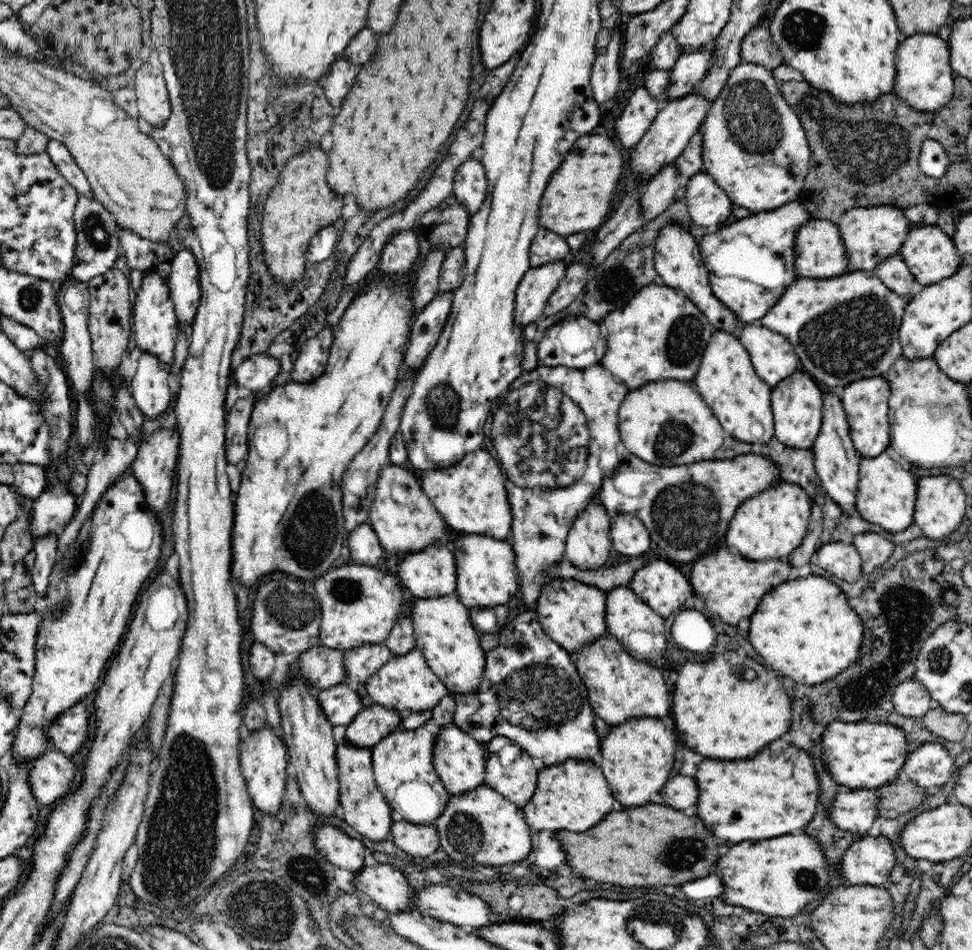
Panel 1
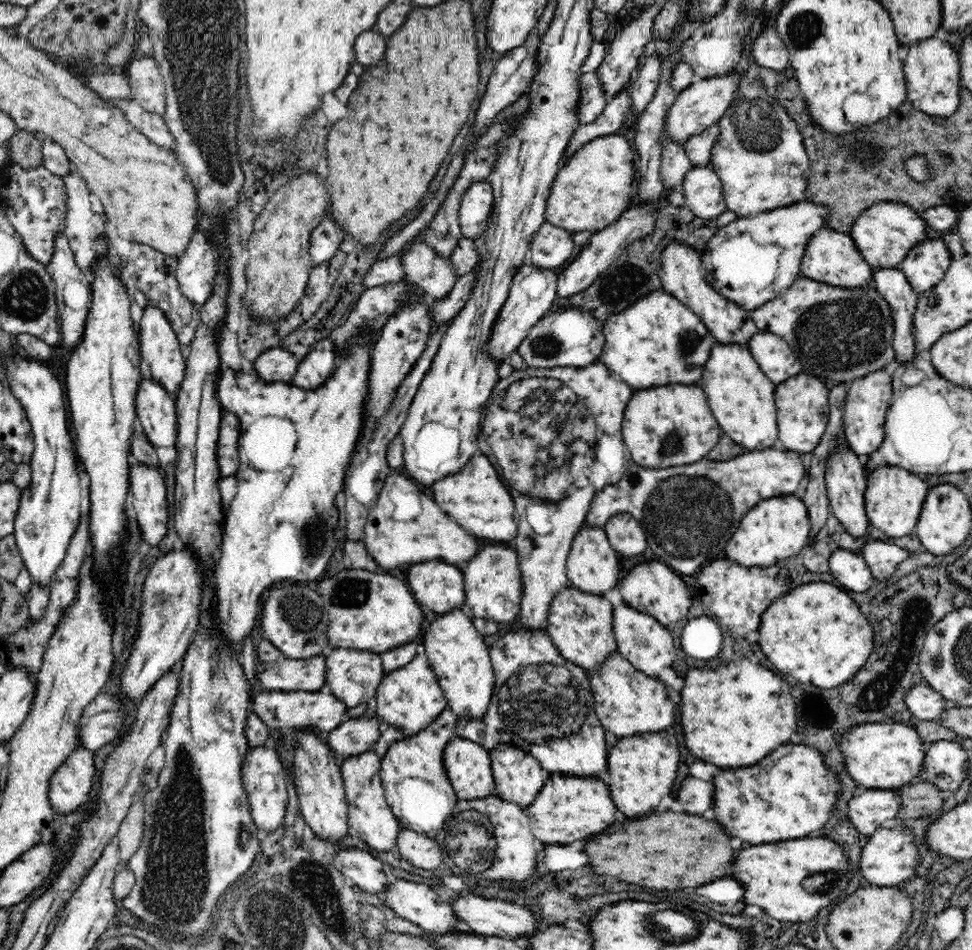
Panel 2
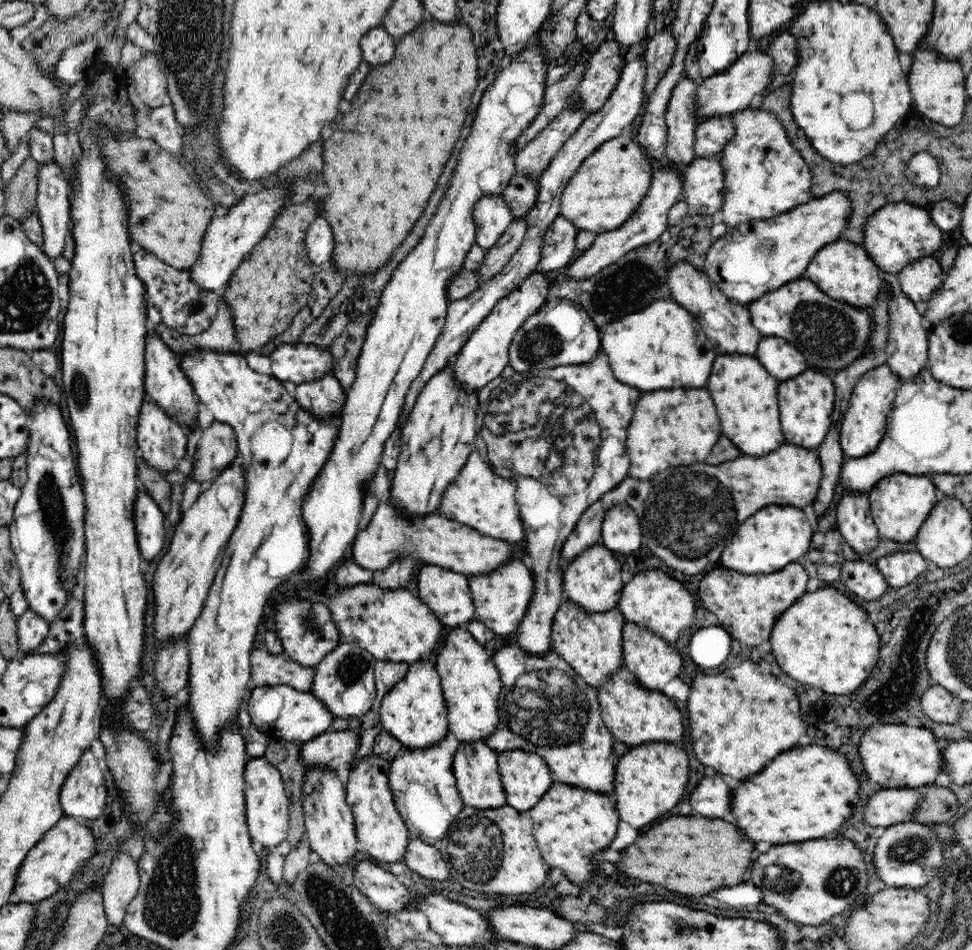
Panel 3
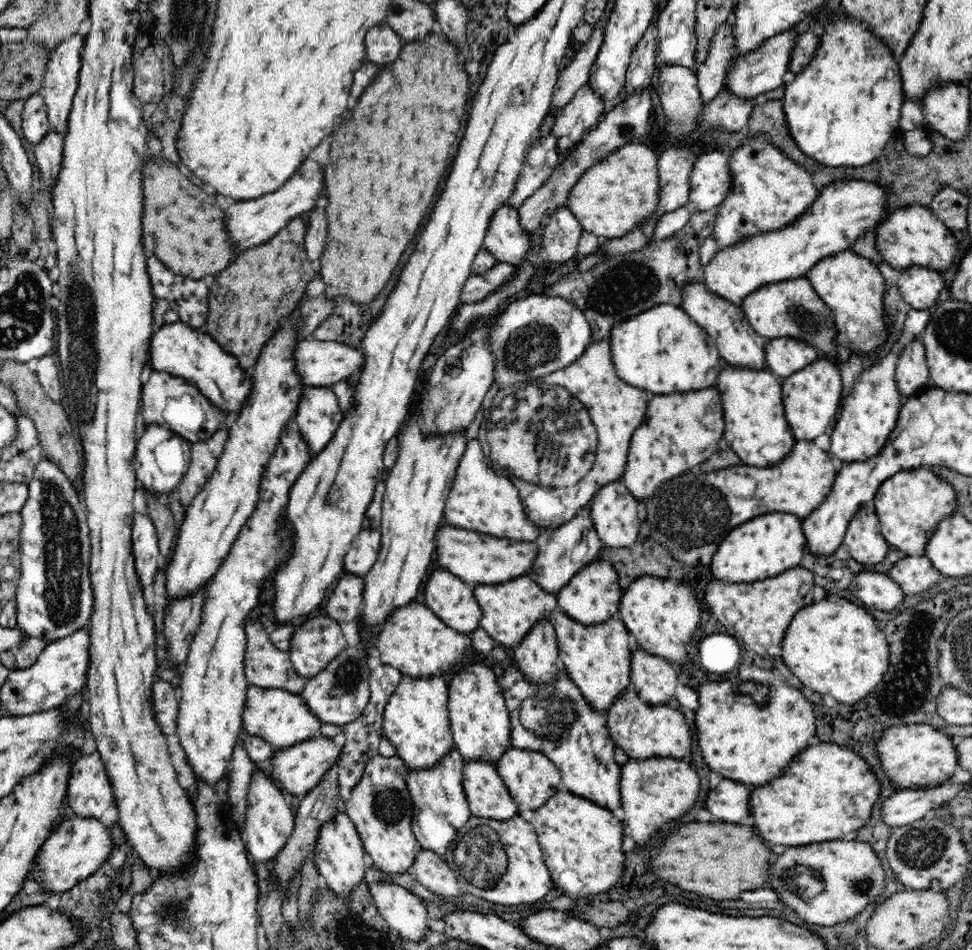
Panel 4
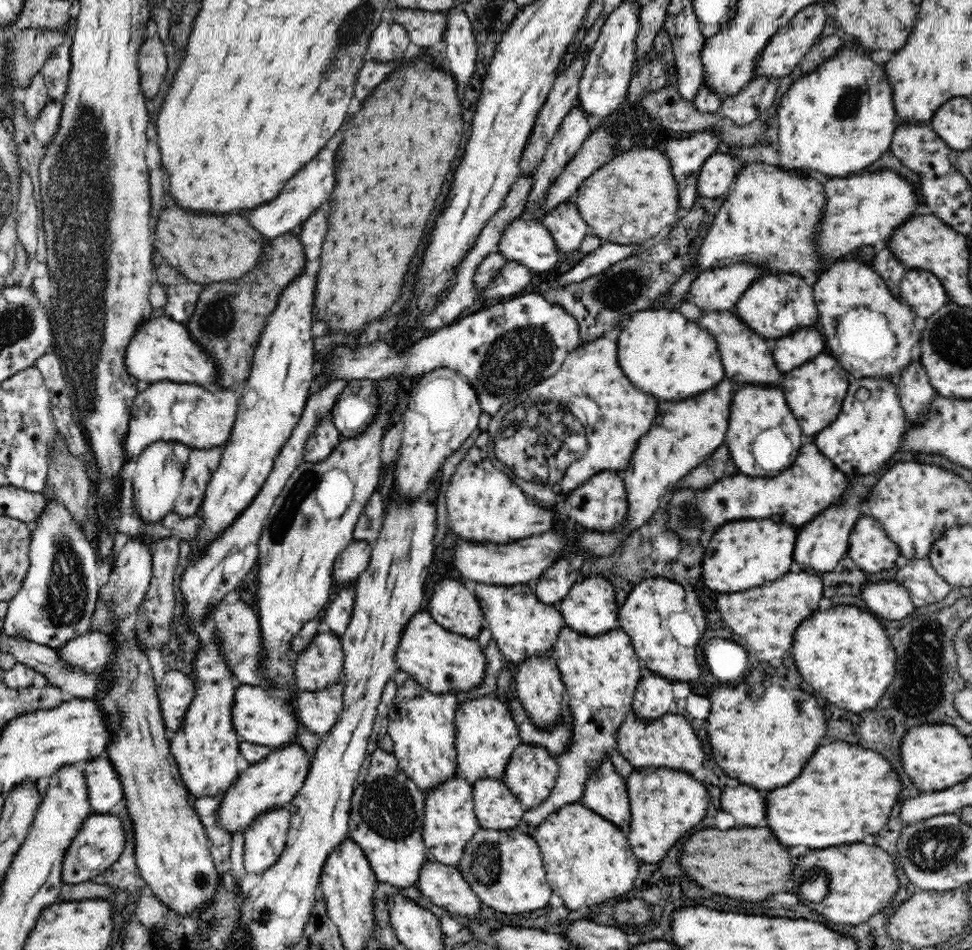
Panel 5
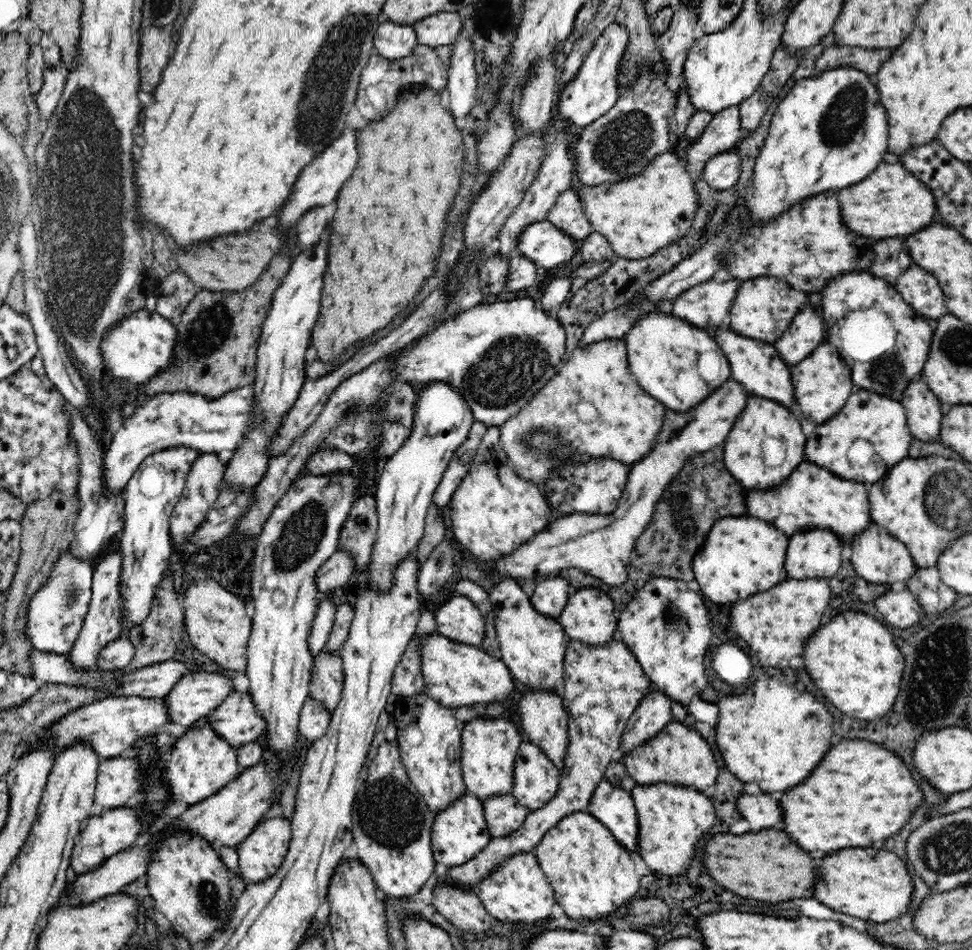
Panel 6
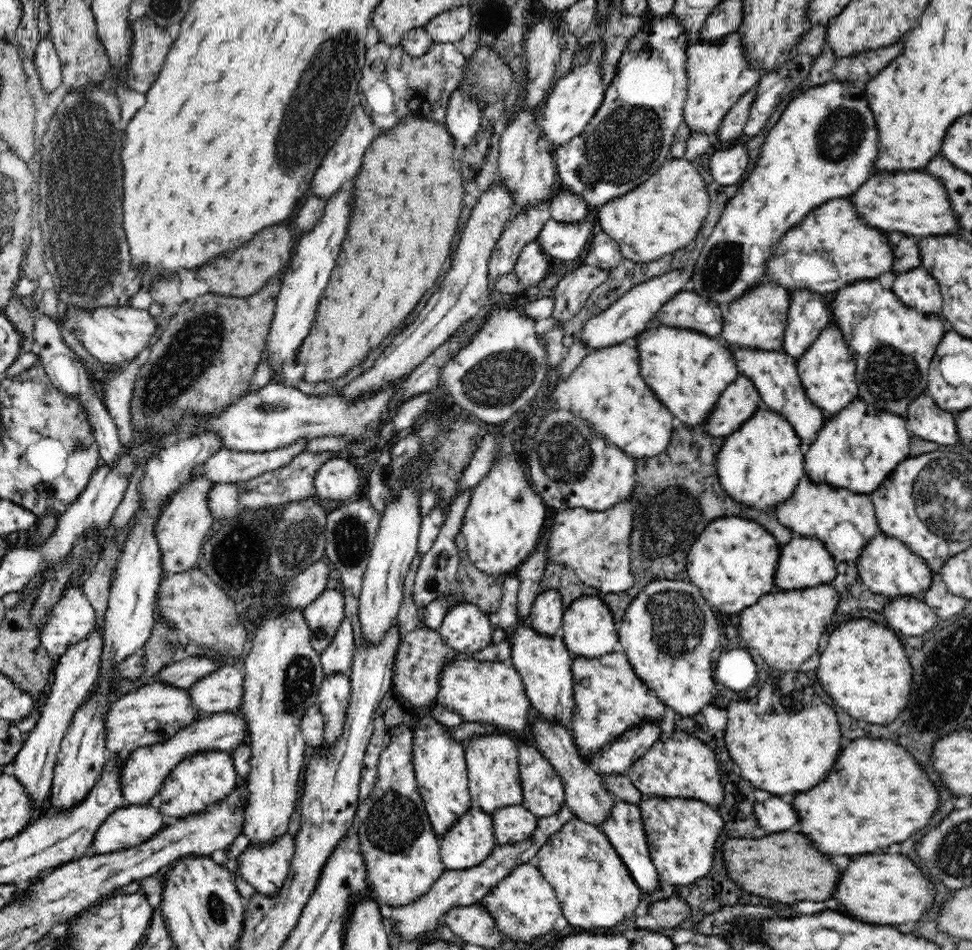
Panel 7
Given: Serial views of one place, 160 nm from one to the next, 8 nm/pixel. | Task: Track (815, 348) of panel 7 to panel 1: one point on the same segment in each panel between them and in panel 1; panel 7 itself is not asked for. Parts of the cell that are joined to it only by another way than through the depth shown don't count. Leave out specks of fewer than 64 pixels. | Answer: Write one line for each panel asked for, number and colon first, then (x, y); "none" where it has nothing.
1: (797, 401)
2: (803, 409)
3: (806, 402)
4: (812, 397)
5: (816, 401)
6: (822, 382)

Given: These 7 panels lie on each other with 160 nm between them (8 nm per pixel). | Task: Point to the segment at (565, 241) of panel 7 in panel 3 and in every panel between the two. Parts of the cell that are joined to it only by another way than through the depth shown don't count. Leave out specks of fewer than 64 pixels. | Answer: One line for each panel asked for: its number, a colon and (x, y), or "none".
3: (492, 215)
4: (506, 240)
5: (527, 241)
6: (547, 246)

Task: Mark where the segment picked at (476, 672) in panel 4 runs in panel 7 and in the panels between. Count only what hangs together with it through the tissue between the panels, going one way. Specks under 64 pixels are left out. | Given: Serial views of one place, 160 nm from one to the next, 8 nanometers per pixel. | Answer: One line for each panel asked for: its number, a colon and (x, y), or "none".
5: (486, 736)
6: (490, 745)
7: (492, 761)

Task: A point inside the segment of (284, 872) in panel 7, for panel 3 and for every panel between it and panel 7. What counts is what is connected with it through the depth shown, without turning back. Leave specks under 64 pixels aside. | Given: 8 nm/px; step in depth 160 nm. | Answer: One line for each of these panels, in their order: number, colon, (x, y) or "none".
3: (267, 814)
4: (269, 821)
5: (264, 840)
6: (260, 854)

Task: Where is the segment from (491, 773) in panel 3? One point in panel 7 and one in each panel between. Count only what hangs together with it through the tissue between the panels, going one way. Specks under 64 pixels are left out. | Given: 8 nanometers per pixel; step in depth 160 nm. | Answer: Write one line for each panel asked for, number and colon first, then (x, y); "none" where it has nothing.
4: (487, 795)
5: (497, 808)
6: (504, 814)
7: (512, 824)

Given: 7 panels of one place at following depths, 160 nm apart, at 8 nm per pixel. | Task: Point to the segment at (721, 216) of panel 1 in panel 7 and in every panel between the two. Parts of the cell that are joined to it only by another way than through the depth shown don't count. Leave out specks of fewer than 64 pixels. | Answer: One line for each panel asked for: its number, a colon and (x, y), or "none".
2: (702, 191)
3: (703, 181)
4: (710, 181)
5: (718, 174)
6: (722, 172)
7: (728, 166)

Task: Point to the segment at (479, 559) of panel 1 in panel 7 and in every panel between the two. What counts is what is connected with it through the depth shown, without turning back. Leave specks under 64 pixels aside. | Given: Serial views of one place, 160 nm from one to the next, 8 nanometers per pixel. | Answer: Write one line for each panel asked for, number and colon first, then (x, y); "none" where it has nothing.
2: (493, 589)
3: (500, 598)
4: (510, 610)
5: (523, 627)
6: (533, 647)
7: (544, 663)

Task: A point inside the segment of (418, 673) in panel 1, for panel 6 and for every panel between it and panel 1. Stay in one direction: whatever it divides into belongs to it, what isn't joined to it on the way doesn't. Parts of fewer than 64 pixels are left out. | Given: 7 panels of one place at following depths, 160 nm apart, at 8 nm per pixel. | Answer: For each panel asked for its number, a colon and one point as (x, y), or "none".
2: (410, 698)
3: (414, 712)
4: (415, 720)
5: (421, 724)
6: (429, 736)

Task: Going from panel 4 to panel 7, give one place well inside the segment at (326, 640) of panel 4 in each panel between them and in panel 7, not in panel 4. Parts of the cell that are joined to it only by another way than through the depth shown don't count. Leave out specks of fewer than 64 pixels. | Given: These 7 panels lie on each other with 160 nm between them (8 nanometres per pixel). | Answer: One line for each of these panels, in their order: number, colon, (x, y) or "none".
5: (322, 663)
6: (326, 685)
7: (334, 696)

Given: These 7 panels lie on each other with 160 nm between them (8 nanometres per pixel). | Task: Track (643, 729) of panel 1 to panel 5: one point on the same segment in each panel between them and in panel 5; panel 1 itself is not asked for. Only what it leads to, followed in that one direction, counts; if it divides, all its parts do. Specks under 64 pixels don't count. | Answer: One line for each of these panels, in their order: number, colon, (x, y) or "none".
2: (642, 769)
3: (650, 779)
4: (656, 791)
5: (665, 804)

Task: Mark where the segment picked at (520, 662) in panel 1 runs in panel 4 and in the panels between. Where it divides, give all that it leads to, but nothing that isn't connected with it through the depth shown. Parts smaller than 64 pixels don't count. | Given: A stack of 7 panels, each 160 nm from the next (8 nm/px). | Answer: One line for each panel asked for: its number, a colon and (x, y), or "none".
2: (544, 703)
3: (547, 708)
4: (554, 719)

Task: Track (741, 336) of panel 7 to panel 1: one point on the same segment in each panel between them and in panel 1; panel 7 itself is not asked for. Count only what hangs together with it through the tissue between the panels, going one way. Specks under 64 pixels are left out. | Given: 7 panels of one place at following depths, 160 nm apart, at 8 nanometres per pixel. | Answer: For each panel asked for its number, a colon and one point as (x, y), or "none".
1: (865, 316)
2: (857, 338)
3: (831, 333)
4: (792, 308)
5: (775, 305)
6: (763, 308)

